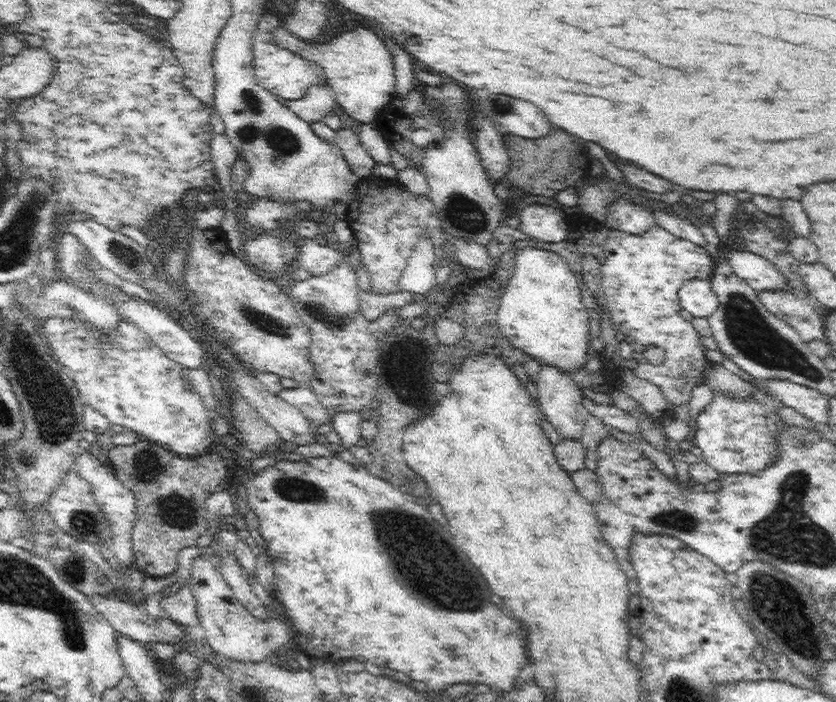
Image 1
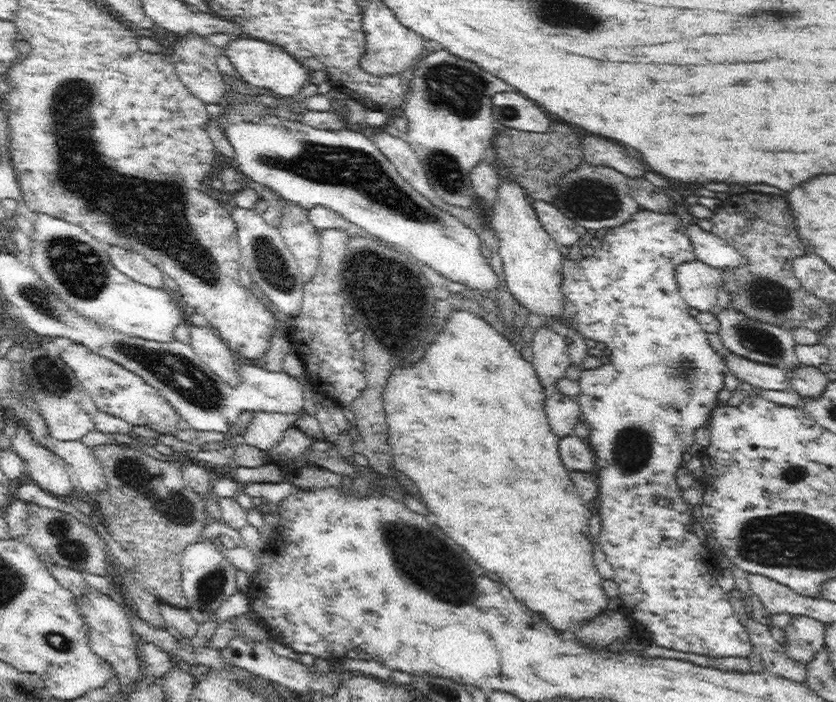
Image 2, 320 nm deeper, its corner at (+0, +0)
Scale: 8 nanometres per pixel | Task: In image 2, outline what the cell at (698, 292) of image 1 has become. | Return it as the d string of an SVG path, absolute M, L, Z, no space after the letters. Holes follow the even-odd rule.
M698 260L685 262L677 268L679 293L691 308L700 313L713 313L718 307L716 295L720 281L720 270Z

